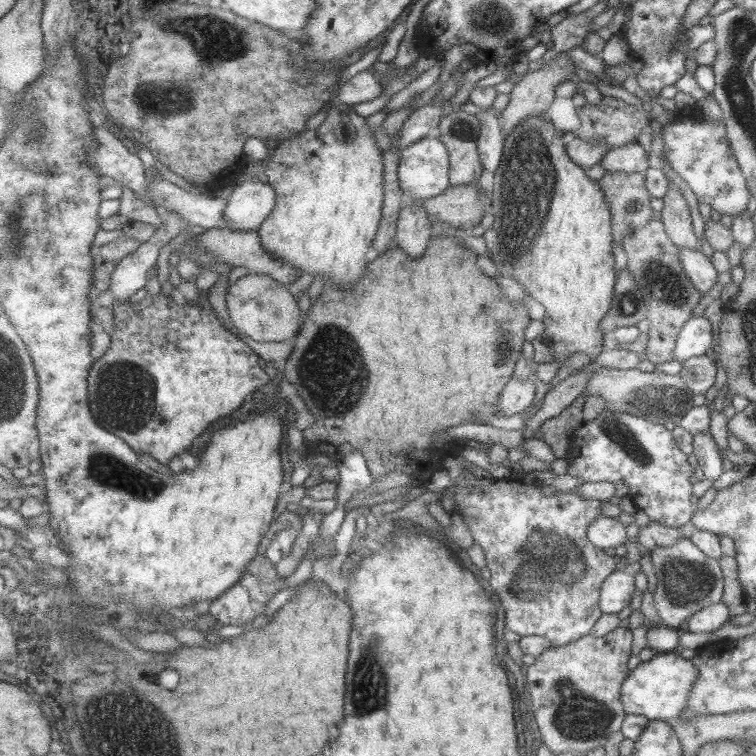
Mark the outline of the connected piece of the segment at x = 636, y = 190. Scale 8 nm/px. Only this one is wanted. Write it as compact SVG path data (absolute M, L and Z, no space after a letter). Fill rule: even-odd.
M639 172L605 173L596 180L602 190L610 214L612 242L620 240L631 230L642 227L651 220L653 210L649 208L651 196L644 187L644 176Z

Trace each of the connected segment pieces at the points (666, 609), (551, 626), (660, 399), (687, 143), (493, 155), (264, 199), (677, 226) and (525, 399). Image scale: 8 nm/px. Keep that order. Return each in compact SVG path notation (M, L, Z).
M688 539L677 540L669 546L653 547L649 554L651 564L655 568L656 574L656 589L652 594L654 600L654 607L658 614L659 622L665 626L681 629L688 613L693 610L709 606L710 604L719 602L722 592L722 577L721 570L717 560L705 556L695 545Z
M468 470L462 471L457 478L458 485L453 489L453 500L455 506L449 512L450 514L457 513L461 515L467 530L469 530L472 540L475 541L482 548L485 558L485 564L490 572L490 589L493 590L495 596L500 600L502 609L504 610L504 626L515 632L515 634L522 636L537 635L543 636L544 639L549 640L553 647L563 646L571 641L577 640L582 636L590 633L595 621L601 616L601 611L598 607L599 589L603 580L607 575L615 571L615 560L607 554L603 553L602 549L595 548L594 544L587 541L587 527L593 520L600 515L600 506L602 501L593 499L583 499L575 492L561 492L558 491L554 495L544 496L539 493L542 487L536 484L534 478L528 476L528 473L517 474L513 480L508 478L496 479L484 474L471 473Z
M637 367L629 370L598 368L590 374L581 396L591 396L591 394L601 396L605 400L606 408L610 411L628 412L633 416L643 417L662 425L666 420L677 423L678 418L692 407L692 397L694 396L686 388L678 373L669 375L657 370L641 372Z
M705 98L679 112L668 118L662 134L663 154L671 170L685 181L698 202L708 204L719 214L734 217L745 212L751 194L736 159L727 149L719 104Z
M488 111L476 114L479 121L476 149L482 168L494 172L503 154L504 133L499 130L496 114Z
M248 180L229 196L224 218L233 231L258 230L271 216L277 199L273 184Z
M668 176L666 193L661 197L663 206L659 211L659 220L663 224L669 240L681 250L697 250L699 239L695 237L689 216L689 206L677 185L673 184Z
M511 376L506 382L505 387L501 390L499 394L499 401L497 401L498 411L495 417L499 416L511 416L511 414L519 414L525 408L527 409L531 405L534 397L534 385L532 384L532 378L528 377L525 379L518 379L517 377Z

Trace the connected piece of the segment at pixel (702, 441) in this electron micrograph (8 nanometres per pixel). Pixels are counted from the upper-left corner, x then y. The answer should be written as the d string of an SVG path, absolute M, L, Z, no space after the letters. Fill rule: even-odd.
M703 431L692 435L692 454L704 478L714 481L723 472L721 470L723 462L719 457L720 451L709 432Z

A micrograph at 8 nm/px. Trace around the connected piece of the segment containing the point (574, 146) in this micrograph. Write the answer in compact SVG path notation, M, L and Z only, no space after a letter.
M572 131L562 133L561 140L569 160L583 169L597 164L601 157L609 150L609 148L604 146L602 140L587 142L577 138Z

